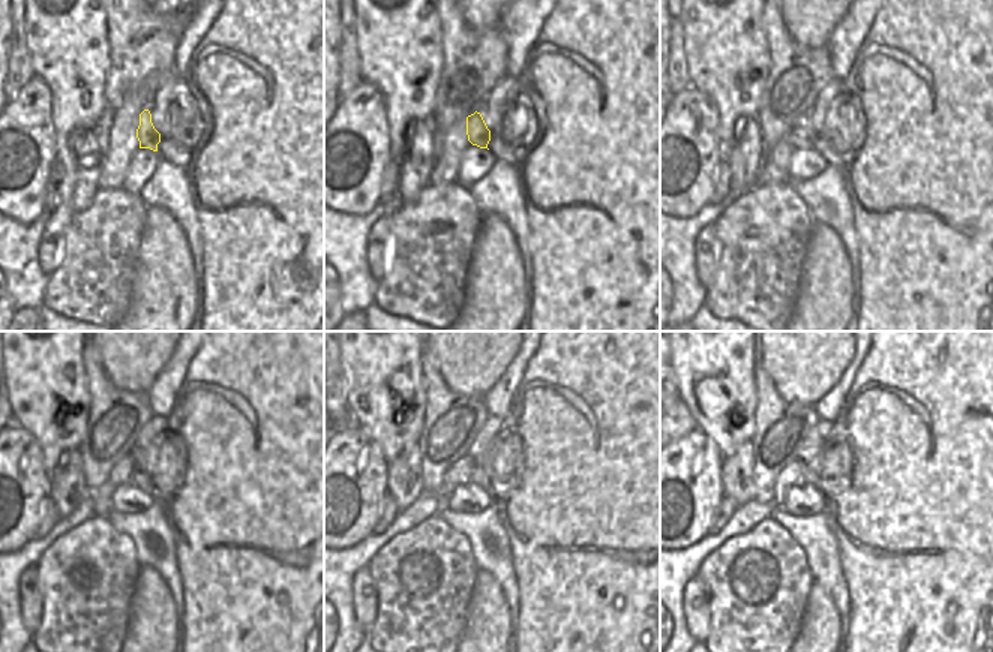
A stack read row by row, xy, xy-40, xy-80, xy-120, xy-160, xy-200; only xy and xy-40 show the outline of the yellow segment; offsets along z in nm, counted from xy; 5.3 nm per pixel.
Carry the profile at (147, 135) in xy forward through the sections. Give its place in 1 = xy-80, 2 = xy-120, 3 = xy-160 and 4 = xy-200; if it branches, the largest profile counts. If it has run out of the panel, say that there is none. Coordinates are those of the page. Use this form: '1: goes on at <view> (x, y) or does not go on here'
1: goes on at xy-80 (803, 135)
2: goes on at xy-120 (123, 471)
3: goes on at xy-160 (461, 471)
4: goes on at xy-200 (789, 477)

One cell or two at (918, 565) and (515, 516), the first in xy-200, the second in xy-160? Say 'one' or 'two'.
one

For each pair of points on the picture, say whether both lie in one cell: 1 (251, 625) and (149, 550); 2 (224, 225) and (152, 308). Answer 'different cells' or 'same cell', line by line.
1: different cells
2: different cells

